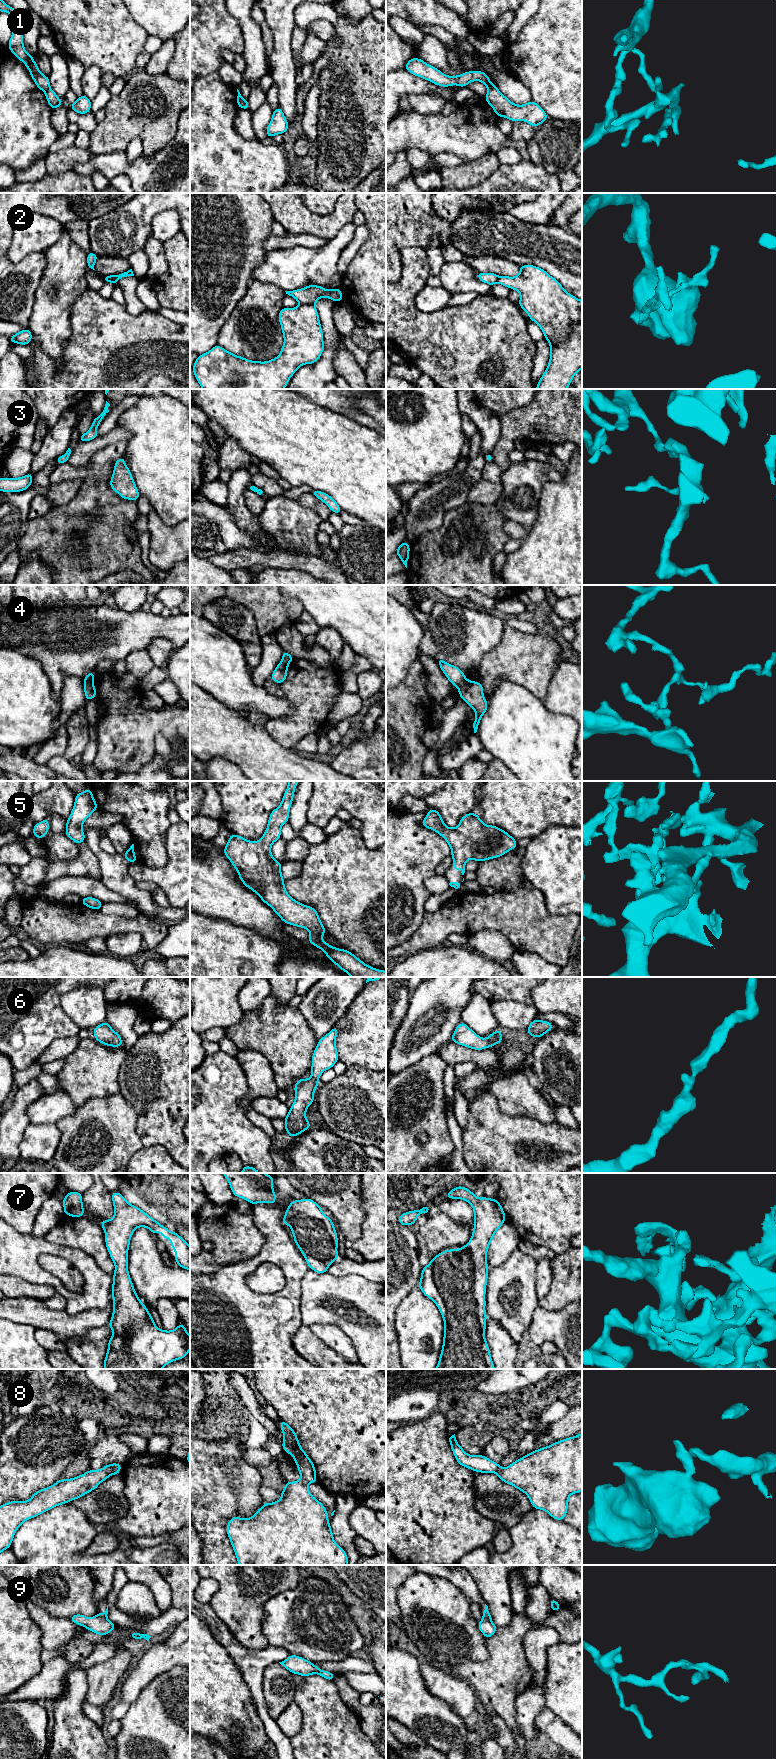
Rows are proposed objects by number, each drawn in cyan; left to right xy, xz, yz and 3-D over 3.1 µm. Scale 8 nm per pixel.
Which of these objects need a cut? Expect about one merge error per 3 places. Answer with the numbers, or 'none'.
1, 2, 4, 8

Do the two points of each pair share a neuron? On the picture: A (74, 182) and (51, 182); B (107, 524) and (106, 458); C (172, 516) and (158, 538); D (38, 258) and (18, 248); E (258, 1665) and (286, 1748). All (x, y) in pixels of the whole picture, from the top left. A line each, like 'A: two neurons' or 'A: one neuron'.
A: one neuron
B: two neurons
C: two neurons
D: two neurons
E: one neuron

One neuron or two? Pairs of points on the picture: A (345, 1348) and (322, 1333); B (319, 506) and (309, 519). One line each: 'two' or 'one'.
A: one
B: two

